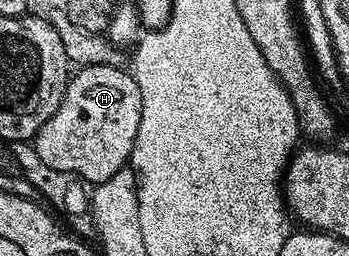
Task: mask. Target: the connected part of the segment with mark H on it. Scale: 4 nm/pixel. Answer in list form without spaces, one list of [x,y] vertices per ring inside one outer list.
[[[99,64],[97,67],[82,66],[70,78],[69,88],[65,91],[59,109],[55,109],[52,117],[37,130],[32,144],[46,165],[51,165],[51,169],[65,171],[78,180],[86,179],[89,185],[96,185],[115,177],[115,173],[122,171],[132,160],[135,137],[139,133],[140,116],[139,85],[128,70],[108,67],[105,64]]]

